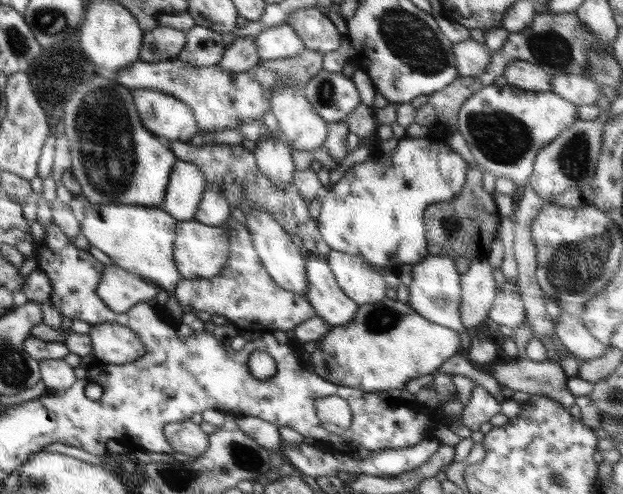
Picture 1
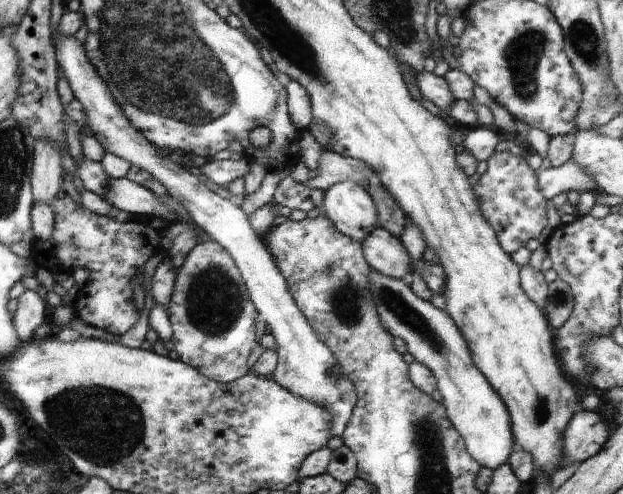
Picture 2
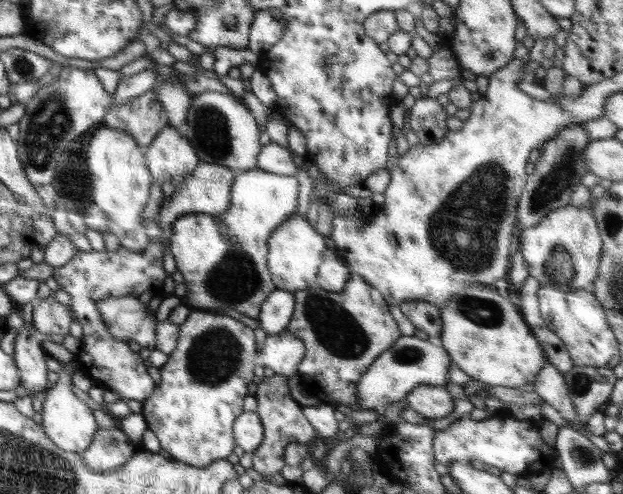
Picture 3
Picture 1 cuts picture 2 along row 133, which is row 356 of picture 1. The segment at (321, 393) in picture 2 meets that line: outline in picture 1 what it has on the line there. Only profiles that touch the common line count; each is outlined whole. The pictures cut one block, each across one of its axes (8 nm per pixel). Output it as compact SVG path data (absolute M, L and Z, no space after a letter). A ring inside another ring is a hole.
M116 323L93 325L88 333L96 363L126 365L146 355L146 348L130 328Z

